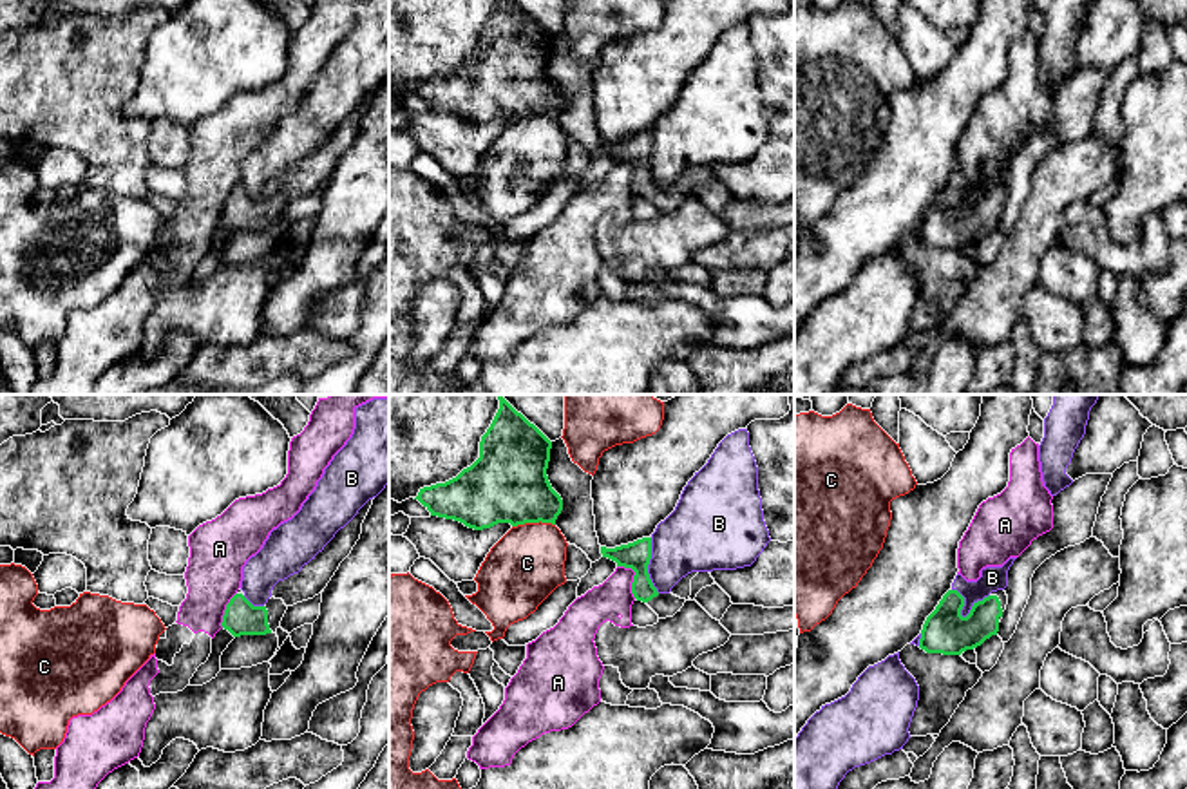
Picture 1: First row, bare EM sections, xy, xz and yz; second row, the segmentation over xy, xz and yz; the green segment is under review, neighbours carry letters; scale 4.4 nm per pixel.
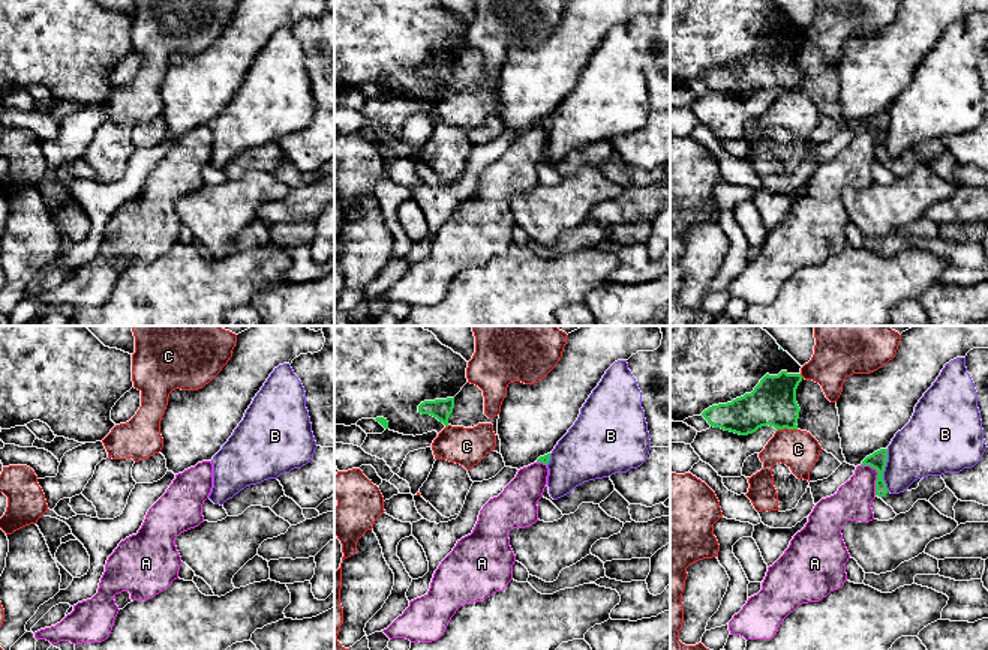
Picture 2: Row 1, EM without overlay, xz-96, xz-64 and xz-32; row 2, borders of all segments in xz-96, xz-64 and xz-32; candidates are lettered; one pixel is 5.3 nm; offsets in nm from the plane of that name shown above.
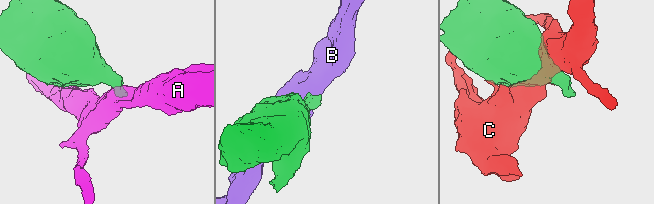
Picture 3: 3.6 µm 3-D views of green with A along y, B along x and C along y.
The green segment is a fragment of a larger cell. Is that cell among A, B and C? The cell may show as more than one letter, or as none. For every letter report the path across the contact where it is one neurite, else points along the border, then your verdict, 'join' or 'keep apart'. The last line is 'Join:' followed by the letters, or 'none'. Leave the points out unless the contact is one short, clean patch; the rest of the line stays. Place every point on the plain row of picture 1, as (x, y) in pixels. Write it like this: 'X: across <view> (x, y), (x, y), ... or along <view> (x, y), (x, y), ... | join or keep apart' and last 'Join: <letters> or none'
A: along xz (617, 160), (628, 161), (634, 167), (632, 189), (636, 192) | keep apart
B: along yz (952, 183), (963, 192), (963, 210), (988, 189) | keep apart
C: keep apart
Join: none

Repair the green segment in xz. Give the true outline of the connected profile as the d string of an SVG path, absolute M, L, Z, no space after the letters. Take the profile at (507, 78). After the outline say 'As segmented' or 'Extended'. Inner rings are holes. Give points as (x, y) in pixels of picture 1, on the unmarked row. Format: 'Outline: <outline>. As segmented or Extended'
Outline: M499 0L490 22L481 31L480 52L456 72L420 83L418 94L431 110L454 114L483 125L498 118L552 118L563 105L561 90L552 83L546 63L552 36L512 0Z. As segmented

